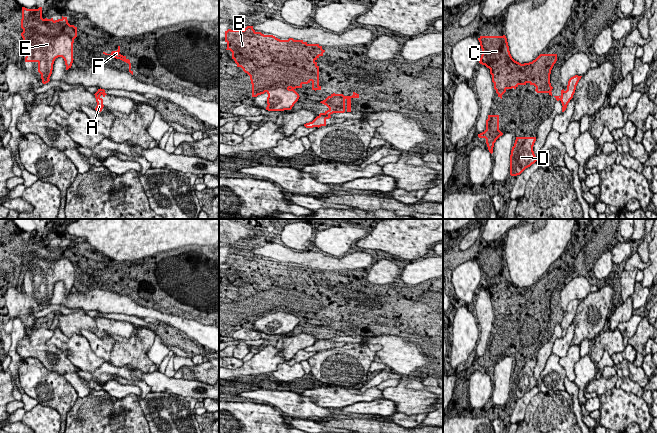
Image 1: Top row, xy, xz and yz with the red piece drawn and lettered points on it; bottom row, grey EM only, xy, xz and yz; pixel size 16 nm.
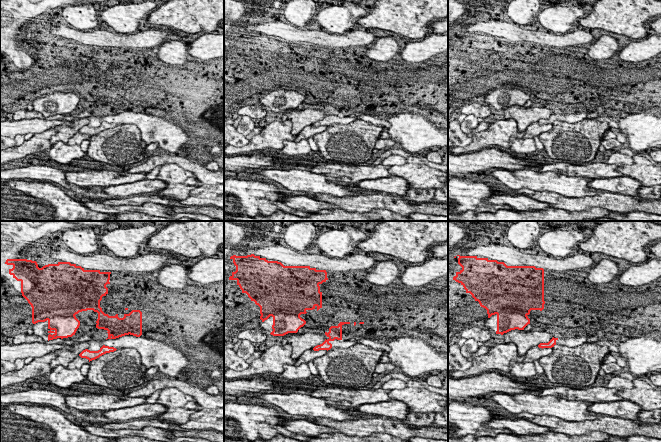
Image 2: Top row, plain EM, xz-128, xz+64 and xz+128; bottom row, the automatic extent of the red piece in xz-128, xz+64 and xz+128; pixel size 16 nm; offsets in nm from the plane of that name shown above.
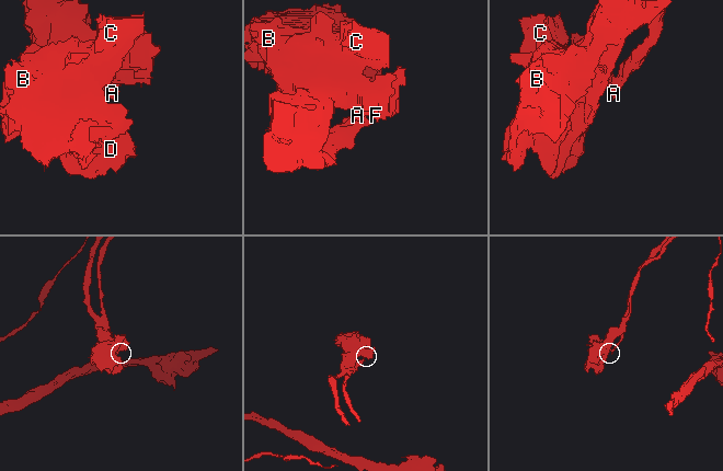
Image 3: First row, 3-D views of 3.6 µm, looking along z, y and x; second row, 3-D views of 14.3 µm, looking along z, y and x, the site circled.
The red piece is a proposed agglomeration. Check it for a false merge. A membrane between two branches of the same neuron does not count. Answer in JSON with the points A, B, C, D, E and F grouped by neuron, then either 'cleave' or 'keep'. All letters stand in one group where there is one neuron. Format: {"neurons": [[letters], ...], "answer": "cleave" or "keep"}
{"neurons": [["A"], ["B", "C", "D", "E", "F"]], "answer": "cleave"}

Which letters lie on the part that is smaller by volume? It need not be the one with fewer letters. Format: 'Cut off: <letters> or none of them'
Cut off: A

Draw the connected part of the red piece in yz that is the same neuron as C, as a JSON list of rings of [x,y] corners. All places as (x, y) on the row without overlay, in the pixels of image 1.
[[[505,259],[480,260],[478,264],[482,273],[479,287],[490,293],[498,321],[502,323],[507,313],[527,307],[534,309],[537,317],[552,320],[550,298],[557,278],[540,278],[532,286],[521,288],[512,282]]]

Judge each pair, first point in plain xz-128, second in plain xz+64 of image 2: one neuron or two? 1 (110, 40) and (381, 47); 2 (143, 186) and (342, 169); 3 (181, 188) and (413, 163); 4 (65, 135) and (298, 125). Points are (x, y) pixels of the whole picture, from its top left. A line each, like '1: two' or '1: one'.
1: two
2: two
3: one
4: one

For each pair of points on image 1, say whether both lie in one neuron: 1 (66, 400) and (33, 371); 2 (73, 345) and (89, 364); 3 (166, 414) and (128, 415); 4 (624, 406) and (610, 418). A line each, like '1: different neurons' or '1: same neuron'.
1: same neuron
2: same neuron
3: different neurons
4: same neuron

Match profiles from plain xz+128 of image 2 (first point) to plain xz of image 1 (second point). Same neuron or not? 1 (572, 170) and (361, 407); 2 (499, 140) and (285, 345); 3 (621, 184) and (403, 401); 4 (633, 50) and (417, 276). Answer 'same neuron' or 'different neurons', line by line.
1: different neurons
2: different neurons
3: different neurons
4: same neuron

